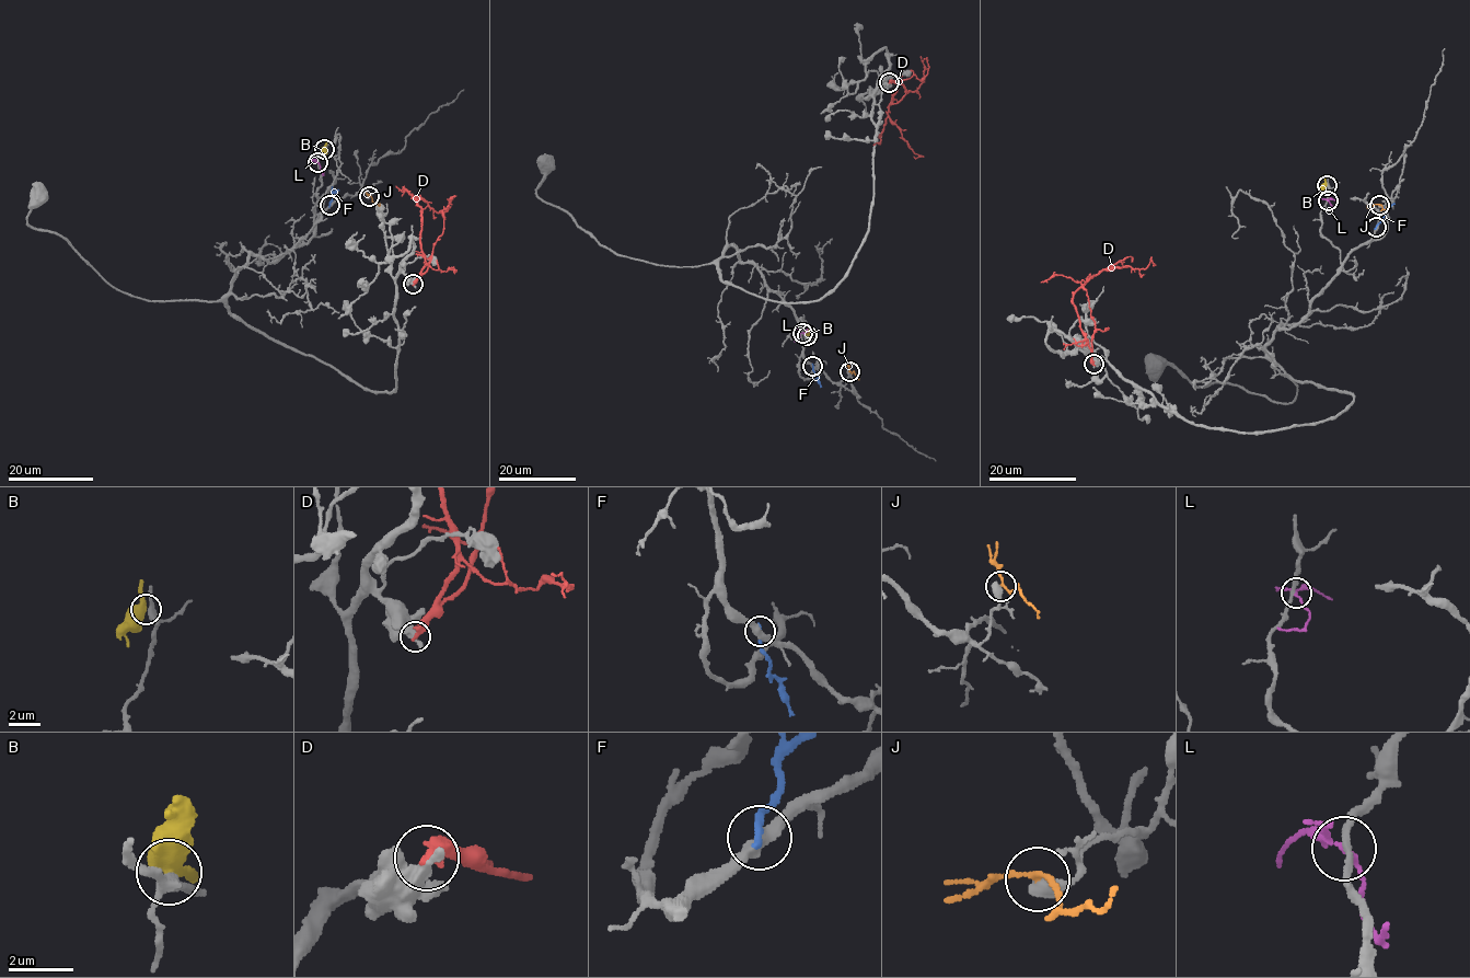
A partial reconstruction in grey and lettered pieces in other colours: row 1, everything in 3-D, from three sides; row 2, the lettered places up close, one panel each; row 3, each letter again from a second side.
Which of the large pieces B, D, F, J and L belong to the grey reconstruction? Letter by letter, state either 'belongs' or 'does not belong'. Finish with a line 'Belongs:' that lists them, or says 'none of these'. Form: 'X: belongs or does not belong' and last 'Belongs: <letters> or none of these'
B: does not belong
D: does not belong
F: does not belong
J: belongs
L: does not belong
Belongs: J

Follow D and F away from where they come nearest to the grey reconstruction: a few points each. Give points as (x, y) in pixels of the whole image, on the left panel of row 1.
D: (414, 284), (424, 255), (420, 246), (421, 207), (412, 196), (438, 213), (446, 209), (440, 213)
F: (330, 206), (332, 195), (337, 191)

